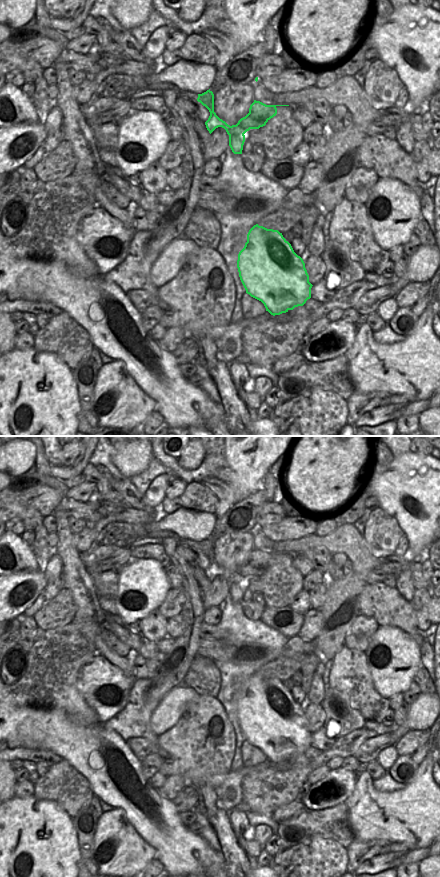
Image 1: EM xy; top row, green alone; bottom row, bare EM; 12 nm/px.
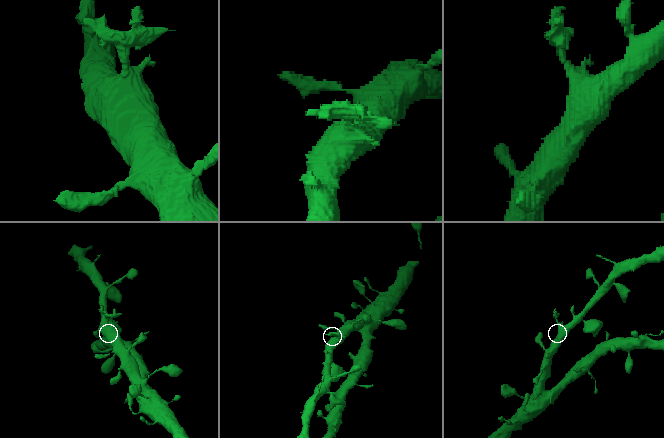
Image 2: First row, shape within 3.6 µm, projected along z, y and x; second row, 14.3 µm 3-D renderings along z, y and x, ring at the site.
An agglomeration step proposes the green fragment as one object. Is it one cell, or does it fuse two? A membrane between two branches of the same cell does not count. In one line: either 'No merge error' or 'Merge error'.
Merge error.

